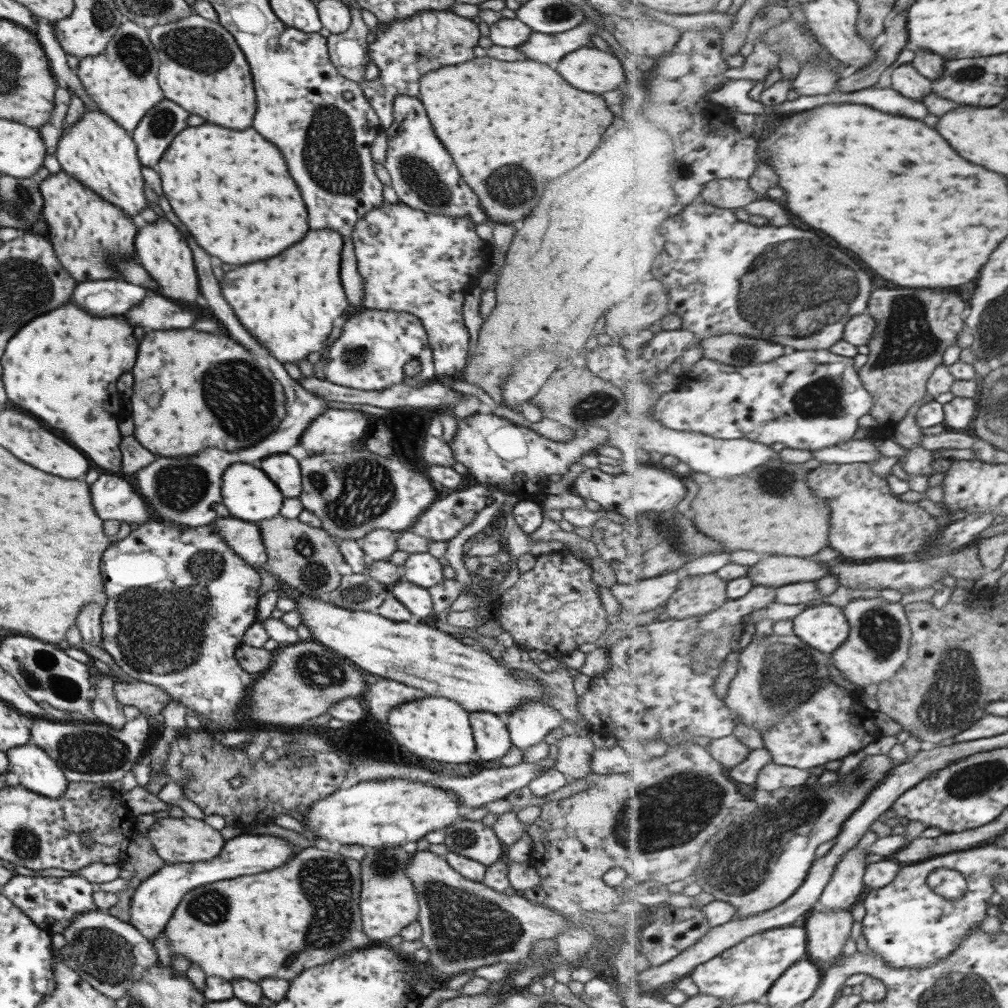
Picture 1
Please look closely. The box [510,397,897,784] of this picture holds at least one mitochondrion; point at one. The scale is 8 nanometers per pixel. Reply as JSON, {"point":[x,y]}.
{"point":[783,680]}

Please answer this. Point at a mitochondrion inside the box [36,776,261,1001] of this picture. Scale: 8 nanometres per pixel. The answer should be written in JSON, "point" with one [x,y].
{"point":[96,950]}

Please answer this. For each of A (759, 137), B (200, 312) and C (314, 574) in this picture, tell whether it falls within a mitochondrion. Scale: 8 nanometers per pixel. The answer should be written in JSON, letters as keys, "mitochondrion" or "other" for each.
{"A":"other","B":"other","C":"mitochondrion"}

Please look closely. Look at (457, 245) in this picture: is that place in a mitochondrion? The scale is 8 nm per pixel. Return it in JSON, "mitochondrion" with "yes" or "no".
{"mitochondrion":"no"}

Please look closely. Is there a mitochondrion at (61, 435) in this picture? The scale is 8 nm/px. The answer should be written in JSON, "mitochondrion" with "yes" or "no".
{"mitochondrion":"no"}

